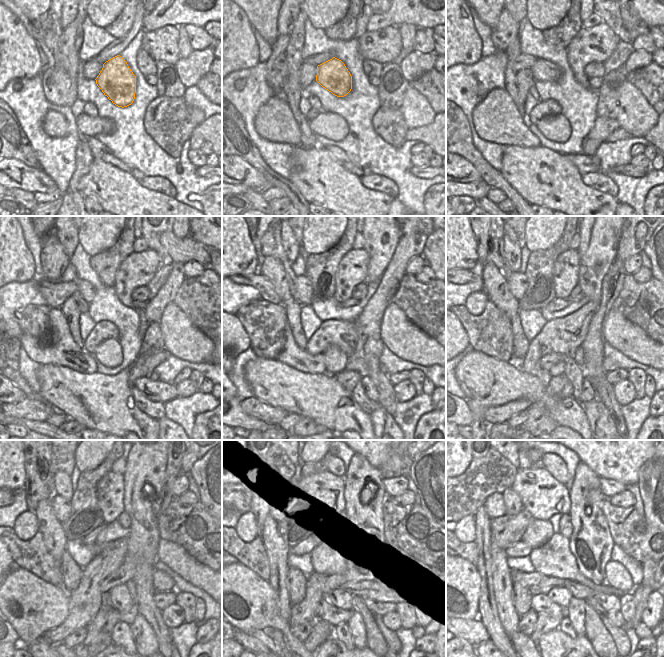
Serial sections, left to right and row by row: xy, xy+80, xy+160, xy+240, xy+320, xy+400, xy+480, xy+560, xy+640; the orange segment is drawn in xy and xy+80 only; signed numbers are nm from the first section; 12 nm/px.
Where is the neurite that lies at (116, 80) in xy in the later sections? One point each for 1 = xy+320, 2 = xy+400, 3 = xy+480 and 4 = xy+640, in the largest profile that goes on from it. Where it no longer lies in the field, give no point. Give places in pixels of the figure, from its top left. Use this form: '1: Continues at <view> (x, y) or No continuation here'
1: Continues at xy+320 (301, 291)
2: Continues at xy+400 (518, 283)
3: Continues at xy+480 (61, 506)
4: Continues at xy+640 (494, 506).

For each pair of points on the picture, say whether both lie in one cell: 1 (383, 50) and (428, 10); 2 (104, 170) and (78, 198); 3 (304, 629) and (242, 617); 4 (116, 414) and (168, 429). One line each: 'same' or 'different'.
1: different
2: different
3: different
4: different

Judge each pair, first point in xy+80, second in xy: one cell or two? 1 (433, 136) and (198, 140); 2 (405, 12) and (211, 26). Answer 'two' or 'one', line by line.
1: two
2: two

